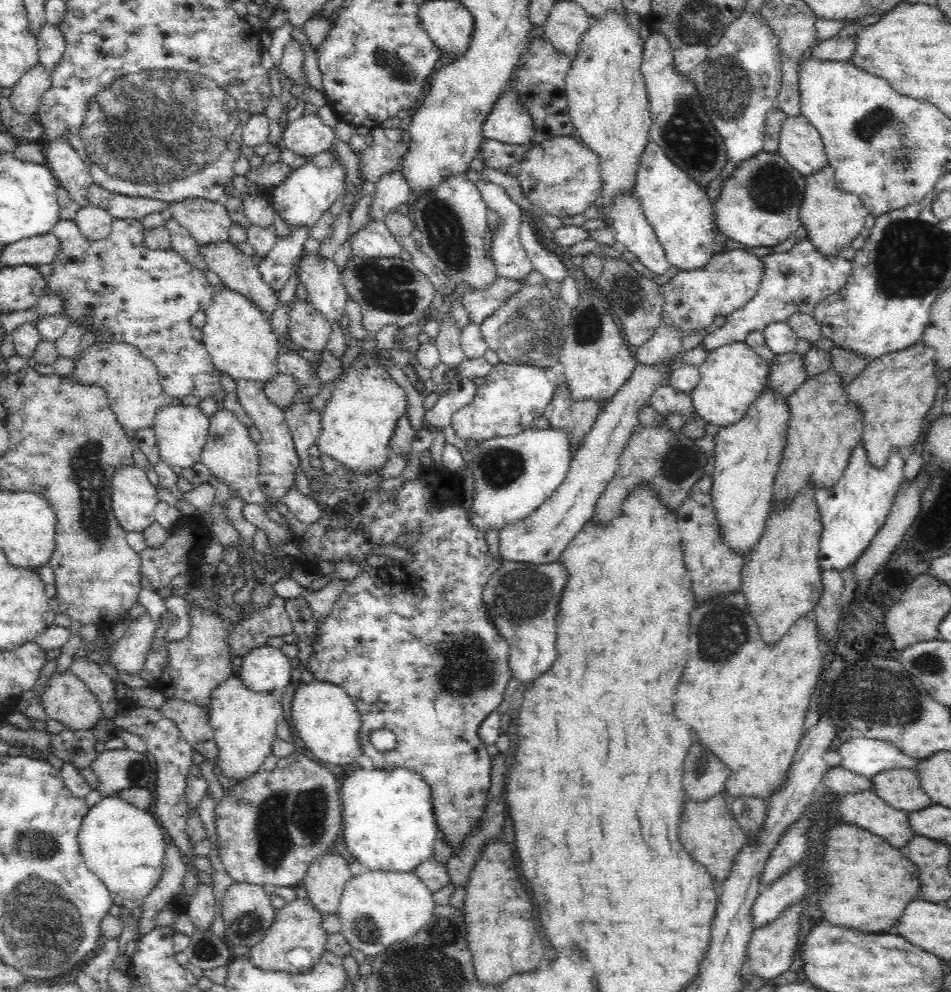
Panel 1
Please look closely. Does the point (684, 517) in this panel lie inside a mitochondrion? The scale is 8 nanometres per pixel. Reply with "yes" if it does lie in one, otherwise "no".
no

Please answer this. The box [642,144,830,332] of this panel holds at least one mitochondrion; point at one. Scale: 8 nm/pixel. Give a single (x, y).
(773, 189)

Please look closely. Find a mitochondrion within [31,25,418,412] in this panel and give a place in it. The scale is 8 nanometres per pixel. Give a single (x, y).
(156, 127)

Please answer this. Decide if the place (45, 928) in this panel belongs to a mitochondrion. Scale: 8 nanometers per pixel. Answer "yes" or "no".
yes

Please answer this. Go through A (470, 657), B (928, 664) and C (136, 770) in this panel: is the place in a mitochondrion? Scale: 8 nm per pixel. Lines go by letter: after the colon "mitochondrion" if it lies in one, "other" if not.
A: mitochondrion
B: mitochondrion
C: mitochondrion

